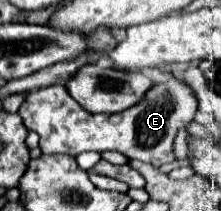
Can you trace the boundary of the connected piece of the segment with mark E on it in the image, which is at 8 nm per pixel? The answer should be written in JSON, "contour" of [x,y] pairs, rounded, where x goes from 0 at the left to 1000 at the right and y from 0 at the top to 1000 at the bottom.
{"contour":[[[765,355],[747,393],[701,393],[665,422],[665,450],[647,450],[629,498],[548,536],[403,536],[303,441],[294,403],[249,393],[131,431],[86,507],[86,545],[131,621],[176,630],[176,697],[195,725],[294,725],[348,744],[348,725],[376,716],[538,716],[575,754],[629,754],[729,791],[792,763],[783,668],[801,621],[873,573],[891,517],[900,479],[882,469],[882,441],[864,441],[864,412],[846,412],[828,374]]]}

